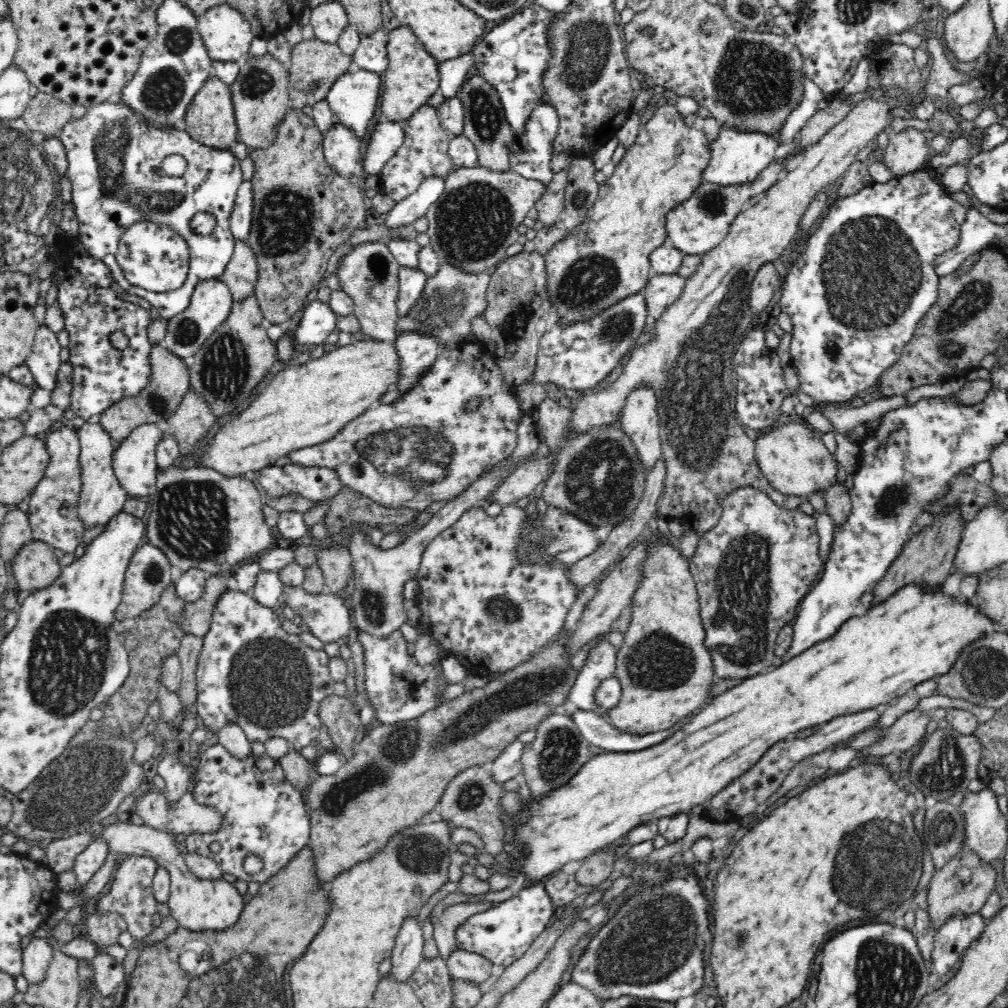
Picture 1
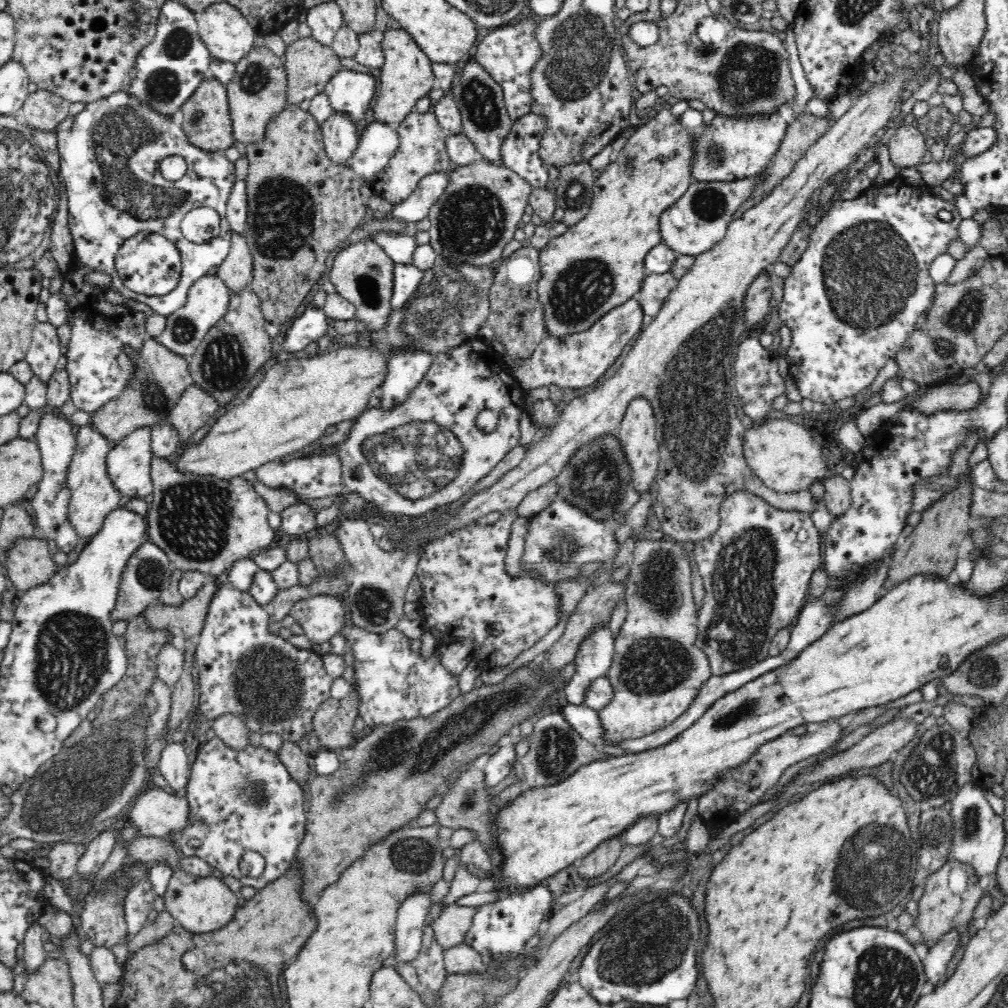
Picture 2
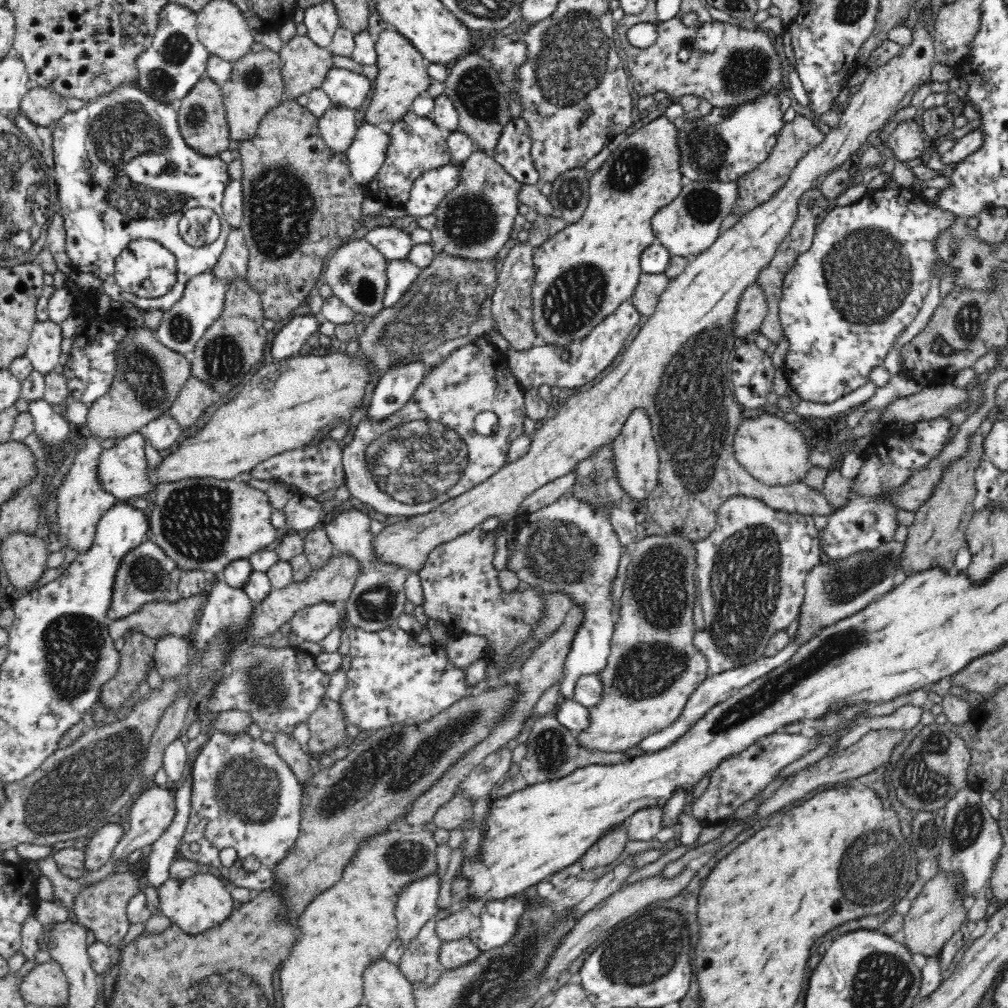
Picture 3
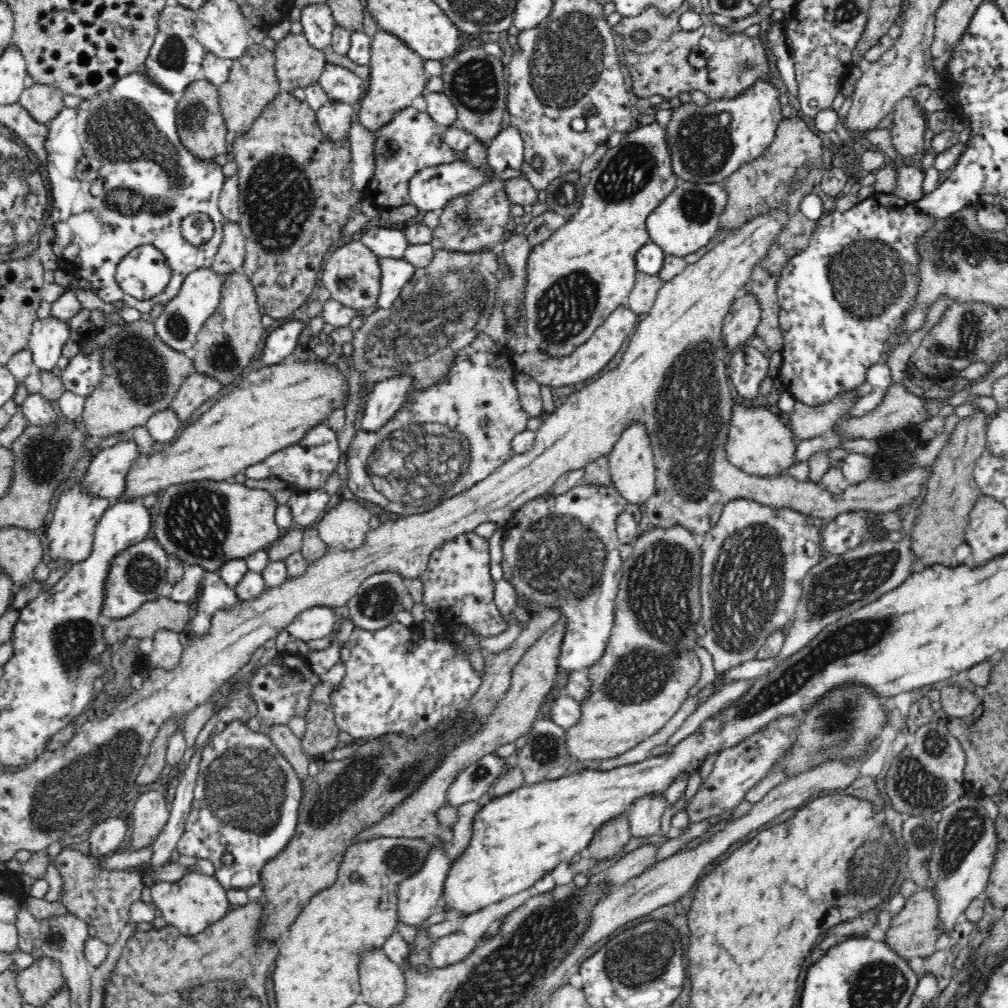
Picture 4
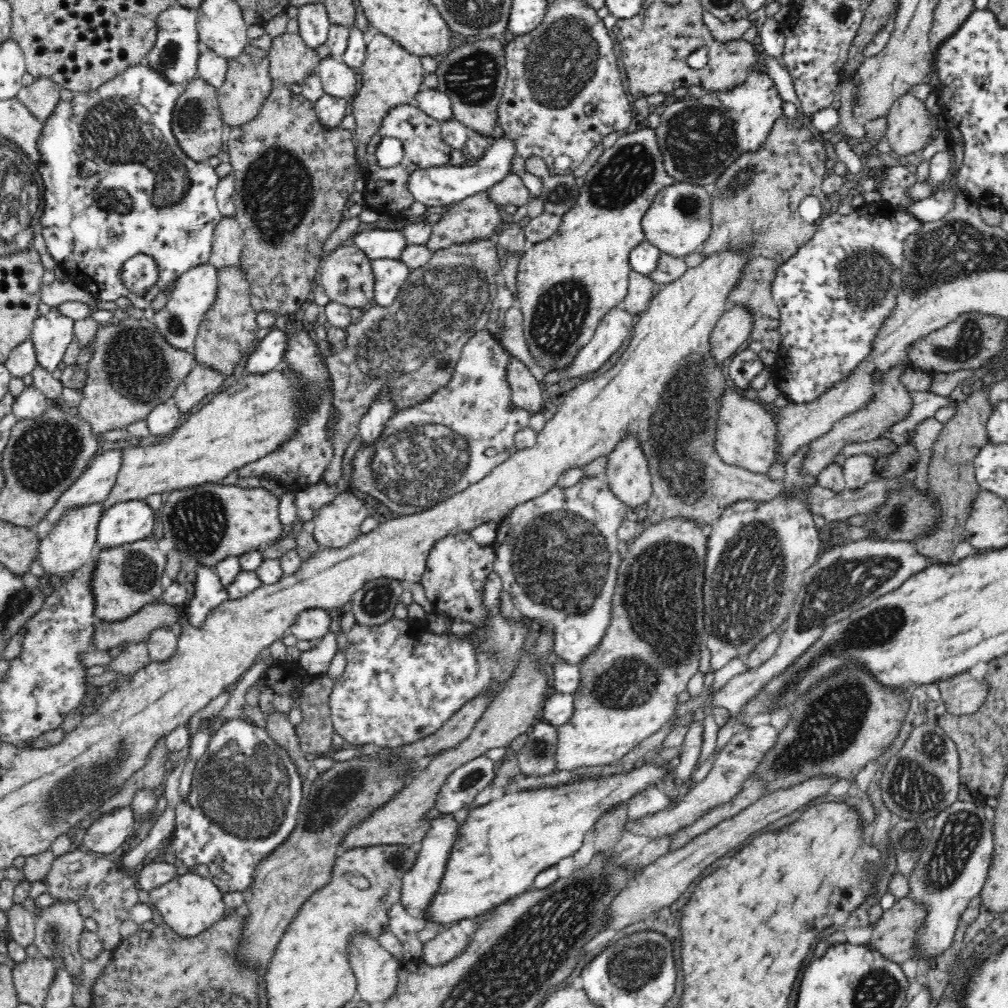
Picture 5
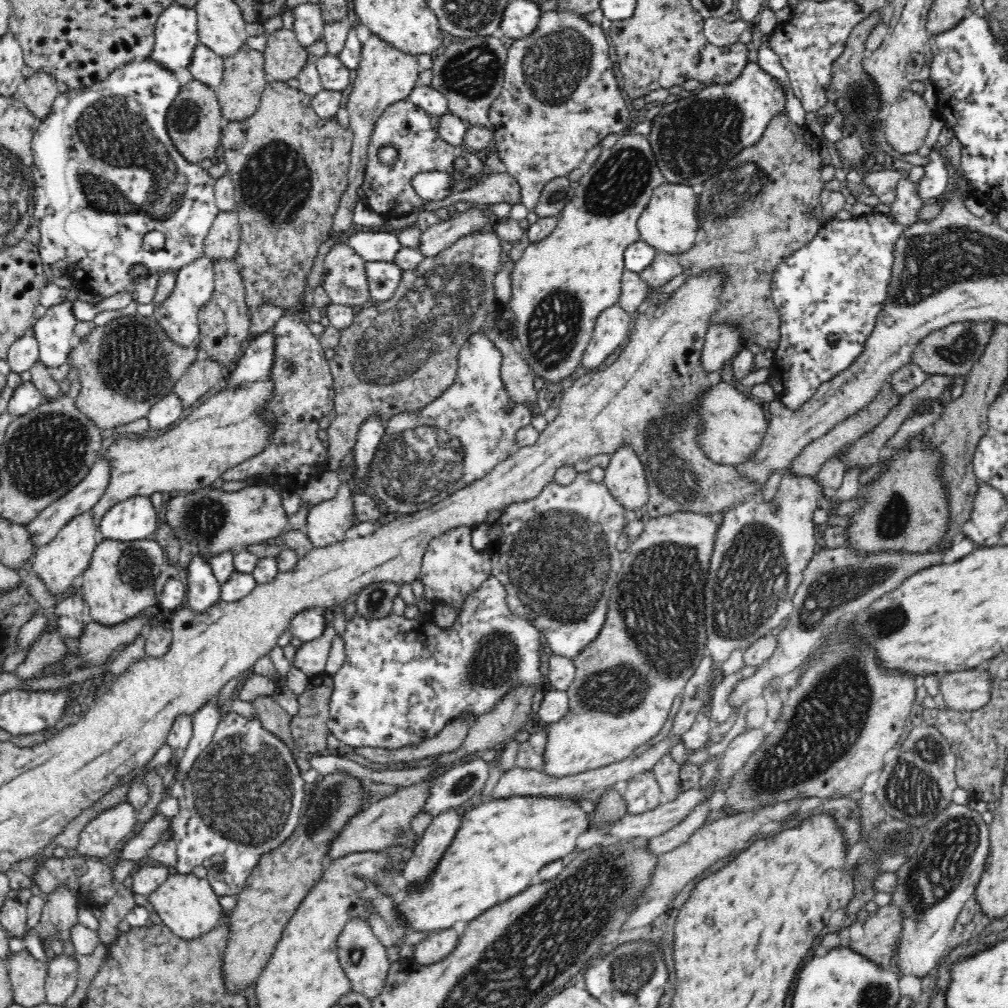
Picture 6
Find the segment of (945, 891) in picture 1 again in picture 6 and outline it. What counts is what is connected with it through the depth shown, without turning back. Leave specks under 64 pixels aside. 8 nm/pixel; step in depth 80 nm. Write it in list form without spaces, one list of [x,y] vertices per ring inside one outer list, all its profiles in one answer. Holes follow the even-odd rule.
[[[894,905],[878,907],[870,912],[862,928],[864,936],[850,938],[848,949],[870,959],[876,965],[892,965],[896,942],[902,931],[902,911]]]

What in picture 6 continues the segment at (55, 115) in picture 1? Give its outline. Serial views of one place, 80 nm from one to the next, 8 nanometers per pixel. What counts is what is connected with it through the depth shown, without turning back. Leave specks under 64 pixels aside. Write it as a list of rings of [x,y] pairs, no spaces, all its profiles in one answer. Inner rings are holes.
[[[34,72],[17,88],[16,99],[26,105],[36,118],[42,119],[48,114],[50,106],[58,96],[56,78],[46,72]]]

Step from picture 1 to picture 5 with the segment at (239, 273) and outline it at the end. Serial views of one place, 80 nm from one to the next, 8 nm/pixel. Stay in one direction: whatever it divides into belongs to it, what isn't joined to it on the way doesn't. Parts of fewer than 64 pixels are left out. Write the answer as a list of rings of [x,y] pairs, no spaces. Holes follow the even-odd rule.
[[[222,216],[214,226],[209,263],[217,269],[222,266],[237,266],[243,248],[243,230],[234,216]]]

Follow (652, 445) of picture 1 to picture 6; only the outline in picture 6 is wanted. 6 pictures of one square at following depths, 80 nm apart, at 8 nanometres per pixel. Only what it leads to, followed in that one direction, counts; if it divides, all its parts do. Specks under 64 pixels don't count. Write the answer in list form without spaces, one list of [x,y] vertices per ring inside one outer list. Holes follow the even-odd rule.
[[[620,448],[605,468],[604,484],[624,510],[638,510],[648,502],[644,467],[632,448]]]

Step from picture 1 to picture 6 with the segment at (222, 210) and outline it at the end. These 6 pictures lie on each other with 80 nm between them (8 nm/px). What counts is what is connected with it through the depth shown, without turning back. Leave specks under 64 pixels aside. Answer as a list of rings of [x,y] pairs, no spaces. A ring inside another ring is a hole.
[[[149,55],[146,58],[142,58],[142,60],[134,60],[119,66],[108,74],[104,80],[100,80],[100,82],[85,85],[79,89],[70,89],[64,93],[59,92],[58,96],[54,98],[48,114],[40,119],[40,126],[36,128],[36,132],[34,132],[30,142],[32,165],[28,170],[33,180],[32,190],[30,190],[29,195],[31,196],[30,216],[32,217],[33,224],[36,224],[39,228],[41,238],[37,247],[42,262],[59,268],[68,278],[72,278],[76,290],[100,294],[102,298],[108,298],[108,296],[112,296],[116,292],[127,290],[128,292],[133,292],[134,300],[136,300],[138,305],[148,304],[148,302],[154,300],[158,281],[166,270],[180,270],[188,262],[192,262],[192,260],[205,255],[204,243],[202,243],[204,242],[204,236],[208,234],[216,214],[221,210],[218,208],[215,195],[216,180],[213,180],[208,175],[207,170],[200,167],[200,164],[186,161],[180,152],[176,150],[166,132],[168,108],[170,108],[170,104],[177,97],[181,81],[174,71],[168,70]],[[152,230],[162,232],[166,236],[166,248],[164,250],[150,253],[142,248],[142,236],[146,232],[152,232]],[[134,265],[142,265],[144,267],[144,274],[142,276],[131,274]]]

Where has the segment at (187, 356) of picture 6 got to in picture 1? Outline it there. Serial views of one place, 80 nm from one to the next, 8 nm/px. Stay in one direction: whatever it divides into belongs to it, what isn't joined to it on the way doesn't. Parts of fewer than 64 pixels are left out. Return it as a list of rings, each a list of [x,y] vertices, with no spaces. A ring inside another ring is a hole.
[[[151,343],[148,361],[150,361],[148,386],[137,396],[125,397],[115,402],[95,420],[114,441],[124,441],[124,438],[142,424],[164,425],[191,389],[189,367],[182,357],[170,352],[159,343]]]

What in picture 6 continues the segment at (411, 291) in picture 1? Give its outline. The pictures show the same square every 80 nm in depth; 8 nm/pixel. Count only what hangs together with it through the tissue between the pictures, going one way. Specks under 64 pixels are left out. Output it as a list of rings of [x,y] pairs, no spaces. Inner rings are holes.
[[[364,262],[368,293],[372,303],[392,298],[402,276],[402,269],[392,262]]]

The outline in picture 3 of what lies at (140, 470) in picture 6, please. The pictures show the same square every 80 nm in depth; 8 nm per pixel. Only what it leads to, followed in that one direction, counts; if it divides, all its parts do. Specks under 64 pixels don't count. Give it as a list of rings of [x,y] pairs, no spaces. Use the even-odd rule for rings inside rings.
[[[330,353],[324,356],[305,355],[276,360],[252,374],[250,382],[241,385],[241,390],[232,398],[220,402],[218,409],[208,422],[186,440],[177,450],[168,454],[156,467],[146,468],[150,485],[178,482],[189,478],[216,478],[216,480],[238,479],[242,472],[249,472],[259,463],[275,455],[302,447],[314,440],[314,436],[326,429],[336,419],[349,419],[352,409],[360,406],[366,385],[371,381],[373,370],[361,360],[360,355],[349,358],[346,353]]]

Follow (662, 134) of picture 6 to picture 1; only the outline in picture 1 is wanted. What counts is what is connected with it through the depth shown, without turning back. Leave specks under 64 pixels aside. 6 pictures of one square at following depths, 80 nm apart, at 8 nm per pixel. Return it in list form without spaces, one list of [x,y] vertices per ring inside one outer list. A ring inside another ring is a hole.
[[[721,123],[717,137],[708,142],[710,160],[708,166],[702,170],[701,178],[704,182],[721,186],[752,182],[765,168],[776,162],[776,148],[780,146],[781,129],[778,128],[772,134],[764,134],[757,130],[740,130]]]

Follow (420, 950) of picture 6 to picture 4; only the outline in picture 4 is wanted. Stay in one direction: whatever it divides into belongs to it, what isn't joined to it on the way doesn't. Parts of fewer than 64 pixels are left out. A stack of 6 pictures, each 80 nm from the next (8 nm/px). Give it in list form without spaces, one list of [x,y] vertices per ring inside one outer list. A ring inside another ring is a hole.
[[[460,931],[446,937],[433,940],[430,946],[430,961],[432,966],[442,968],[454,962],[462,961],[472,954],[477,942]]]

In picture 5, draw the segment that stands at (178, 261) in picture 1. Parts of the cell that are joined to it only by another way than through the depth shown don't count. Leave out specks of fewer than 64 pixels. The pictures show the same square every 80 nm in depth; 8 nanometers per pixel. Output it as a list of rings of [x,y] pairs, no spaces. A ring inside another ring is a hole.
[[[142,254],[129,258],[121,268],[121,277],[126,288],[136,294],[144,294],[146,290],[150,290],[150,286],[156,284],[156,276],[158,267],[154,259]]]

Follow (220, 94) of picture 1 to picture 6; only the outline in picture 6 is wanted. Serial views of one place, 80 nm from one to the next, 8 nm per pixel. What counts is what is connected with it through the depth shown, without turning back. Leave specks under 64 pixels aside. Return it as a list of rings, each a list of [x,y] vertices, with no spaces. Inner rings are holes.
[[[187,78],[181,81],[177,97],[170,104],[166,116],[166,132],[176,150],[180,152],[186,161],[199,164],[202,160],[209,158],[214,160],[214,152],[220,147],[221,106],[217,94],[213,88],[202,84],[202,82]]]

